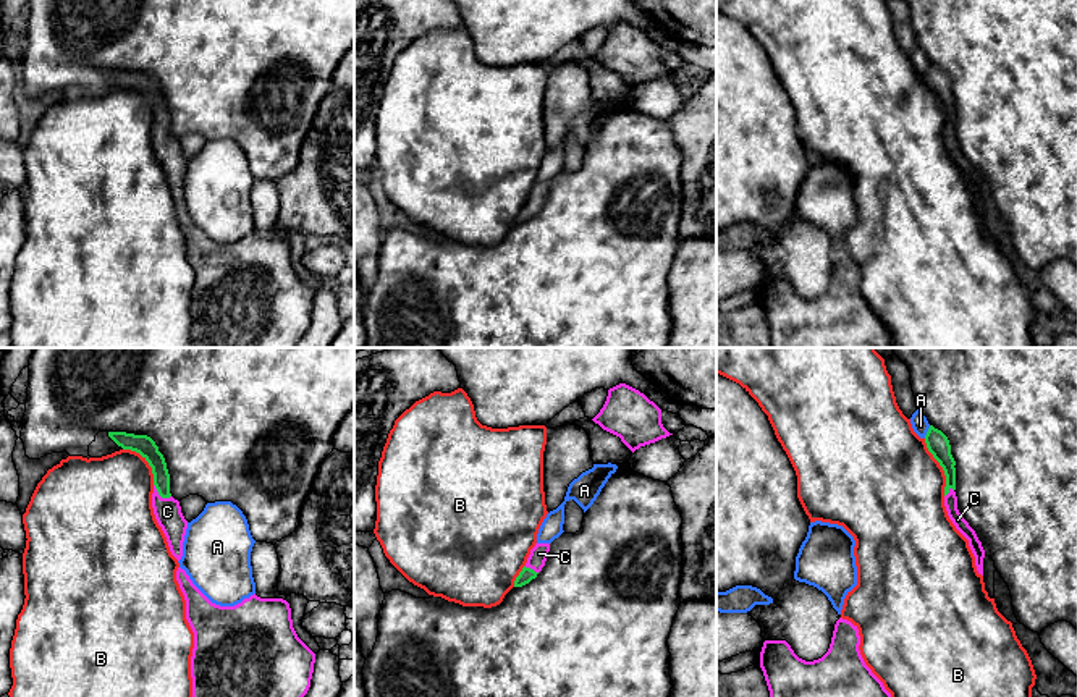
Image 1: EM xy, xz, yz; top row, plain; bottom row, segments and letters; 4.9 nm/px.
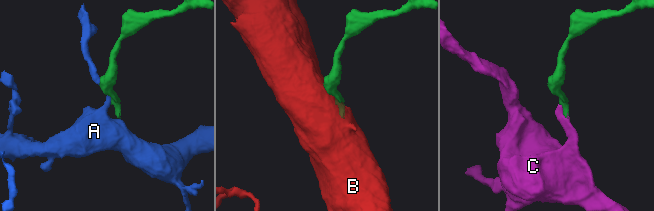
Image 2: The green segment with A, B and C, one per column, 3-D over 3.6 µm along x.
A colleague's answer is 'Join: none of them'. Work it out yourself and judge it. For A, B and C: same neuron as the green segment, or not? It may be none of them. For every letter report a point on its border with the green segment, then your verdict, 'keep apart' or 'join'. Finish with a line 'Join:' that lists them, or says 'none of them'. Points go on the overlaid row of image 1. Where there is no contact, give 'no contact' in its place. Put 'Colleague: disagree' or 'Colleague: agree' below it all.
A: yz (927, 432) | keep apart
B: yz (941, 466) | keep apart
C: xy (160, 495) | join
Join: C
Colleague: disagree

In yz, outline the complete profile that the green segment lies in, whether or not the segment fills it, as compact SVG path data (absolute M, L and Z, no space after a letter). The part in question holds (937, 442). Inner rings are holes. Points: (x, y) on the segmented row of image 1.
M930 425L925 435L925 443L928 451L940 463L946 475L944 506L946 506L948 516L956 526L956 529L969 540L969 547L975 556L977 571L978 574L983 576L985 550L975 530L969 526L969 522L964 519L964 516L957 509L957 496L954 492L956 490L956 467L954 467L956 461L951 454L949 440L941 430Z

